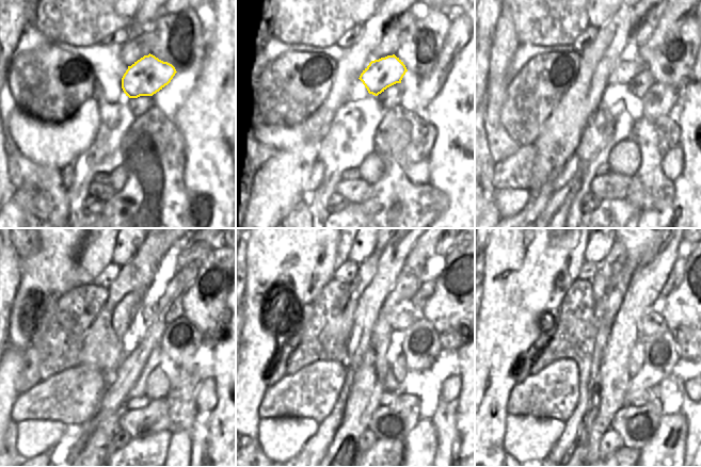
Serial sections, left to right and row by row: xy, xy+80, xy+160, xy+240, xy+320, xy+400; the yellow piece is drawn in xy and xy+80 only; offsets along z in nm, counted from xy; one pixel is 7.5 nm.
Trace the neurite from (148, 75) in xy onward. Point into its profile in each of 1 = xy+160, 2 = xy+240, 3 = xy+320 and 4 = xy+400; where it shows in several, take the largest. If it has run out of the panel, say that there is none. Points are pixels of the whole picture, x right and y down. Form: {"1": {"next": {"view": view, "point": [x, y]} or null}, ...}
{"1": {"next": {"view": "xy+160", "point": [628, 66]}}, "2": {"next": {"view": "xy+240", "point": [152, 296]}}, "3": {"next": {"view": "xy+320", "point": [400, 317]}}, "4": {"next": {"view": "xy+400", "point": [651, 322]}}}

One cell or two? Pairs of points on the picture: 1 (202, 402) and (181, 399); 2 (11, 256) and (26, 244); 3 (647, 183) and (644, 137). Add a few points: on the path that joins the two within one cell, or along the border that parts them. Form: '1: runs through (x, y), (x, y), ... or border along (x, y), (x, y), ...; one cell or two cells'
1: border along (201, 382), (196, 391), (197, 411); two cells
2: border along (11, 243), (20, 258); two cells
3: runs through (649, 172), (649, 148); one cell

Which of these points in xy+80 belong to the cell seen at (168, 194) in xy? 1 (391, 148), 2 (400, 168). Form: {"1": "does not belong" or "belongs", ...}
{"1": "belongs", "2": "belongs"}

